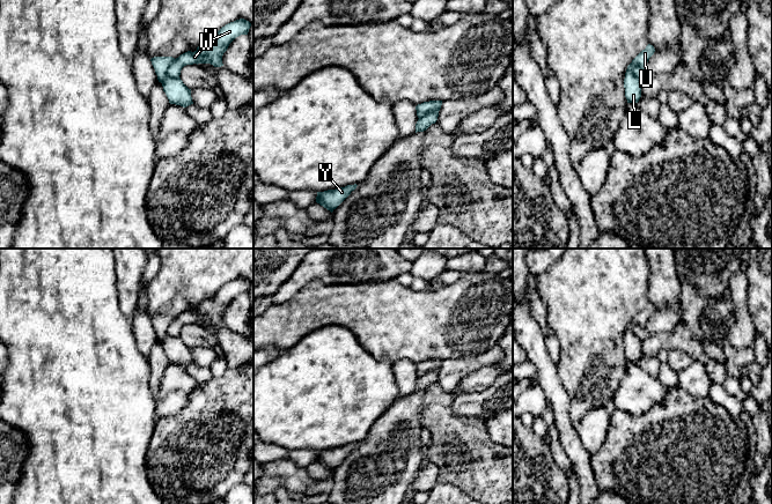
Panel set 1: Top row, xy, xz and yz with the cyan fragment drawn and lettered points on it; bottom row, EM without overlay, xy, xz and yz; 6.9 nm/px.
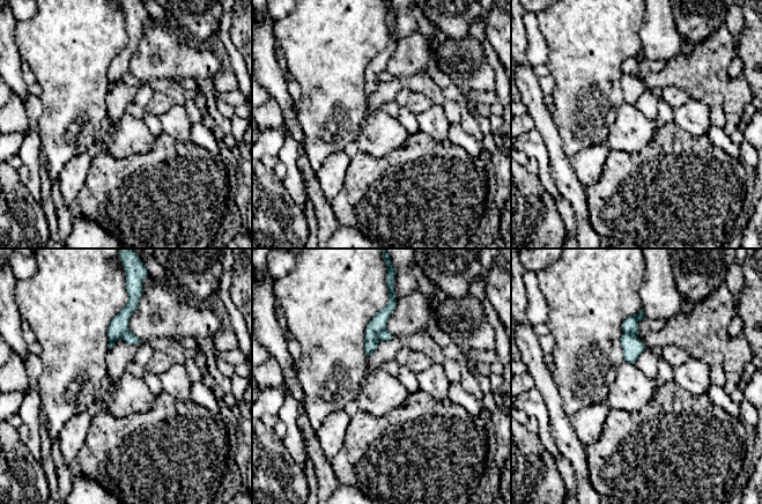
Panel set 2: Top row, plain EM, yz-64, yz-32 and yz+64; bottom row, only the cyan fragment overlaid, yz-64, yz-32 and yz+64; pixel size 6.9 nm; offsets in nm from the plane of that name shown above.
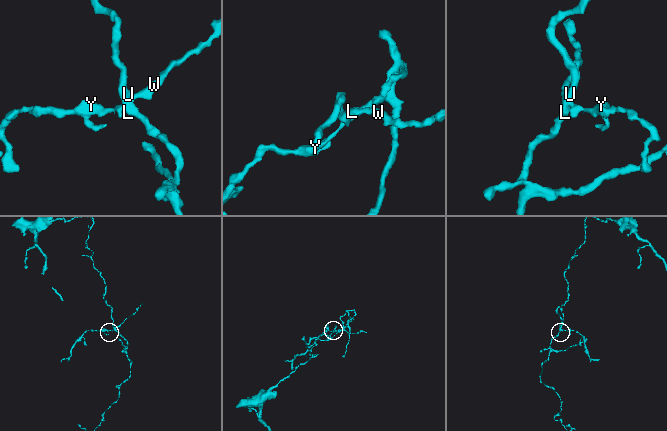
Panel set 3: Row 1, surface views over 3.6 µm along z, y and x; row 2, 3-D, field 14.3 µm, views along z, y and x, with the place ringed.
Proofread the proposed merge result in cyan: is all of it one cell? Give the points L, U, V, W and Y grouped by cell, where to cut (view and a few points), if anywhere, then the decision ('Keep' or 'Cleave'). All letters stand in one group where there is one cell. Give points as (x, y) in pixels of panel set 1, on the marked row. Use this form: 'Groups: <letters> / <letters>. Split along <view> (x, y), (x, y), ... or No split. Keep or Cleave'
Groups: L U / V W Y. Split along xy (175, 59), (168, 66), (168, 75), (170, 78). Cleave

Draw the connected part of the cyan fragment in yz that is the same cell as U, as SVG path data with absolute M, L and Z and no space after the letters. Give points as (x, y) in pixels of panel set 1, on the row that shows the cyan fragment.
M648 44L645 50L642 50L633 60L632 64L645 66L649 58L654 54L655 49L653 45Z

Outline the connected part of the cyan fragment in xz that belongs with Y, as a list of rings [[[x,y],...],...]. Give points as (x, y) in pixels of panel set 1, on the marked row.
[[[356,184],[347,185],[336,190],[317,192],[316,202],[331,213],[356,188]]]

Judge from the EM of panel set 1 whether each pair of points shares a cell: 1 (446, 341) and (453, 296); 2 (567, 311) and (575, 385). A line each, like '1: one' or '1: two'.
1: one
2: one

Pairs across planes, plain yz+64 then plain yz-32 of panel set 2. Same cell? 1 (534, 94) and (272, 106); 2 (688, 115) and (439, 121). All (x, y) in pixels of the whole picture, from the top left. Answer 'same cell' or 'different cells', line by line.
1: different cells
2: same cell

